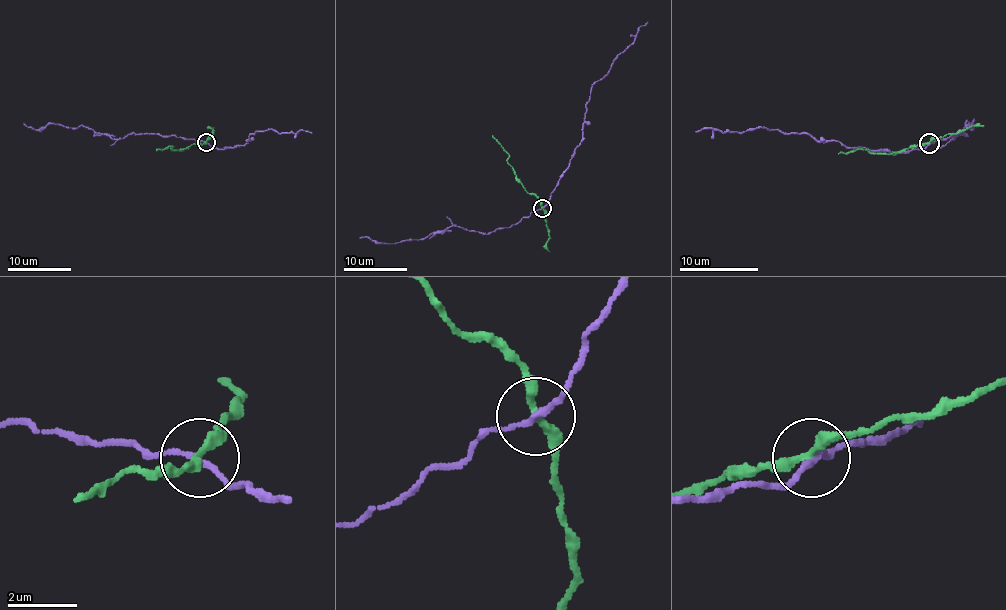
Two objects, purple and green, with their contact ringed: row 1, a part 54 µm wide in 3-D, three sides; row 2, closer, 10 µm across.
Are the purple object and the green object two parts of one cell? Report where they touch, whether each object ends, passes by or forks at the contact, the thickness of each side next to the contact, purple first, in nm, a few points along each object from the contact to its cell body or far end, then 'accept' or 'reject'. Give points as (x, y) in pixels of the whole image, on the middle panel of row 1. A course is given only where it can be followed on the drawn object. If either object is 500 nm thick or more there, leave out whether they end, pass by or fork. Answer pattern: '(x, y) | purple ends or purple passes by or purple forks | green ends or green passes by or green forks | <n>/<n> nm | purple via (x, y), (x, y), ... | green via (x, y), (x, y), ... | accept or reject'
(542, 208) | purple passes by | green passes by | 170/240 nm | purple via (541, 208), (579, 144), (592, 85), (608, 73), (614, 60), (647, 22) | green via (541, 208), (541, 202), (516, 177), (507, 161), (508, 153), (492, 136) | accept

